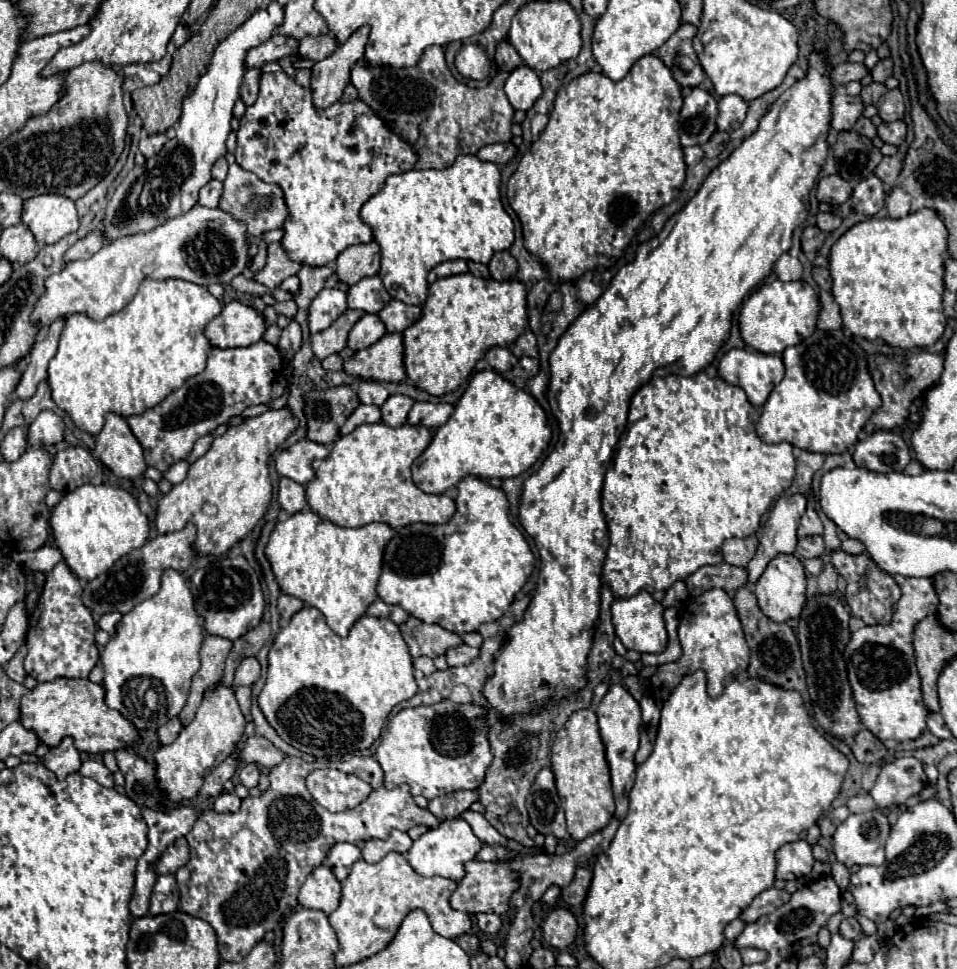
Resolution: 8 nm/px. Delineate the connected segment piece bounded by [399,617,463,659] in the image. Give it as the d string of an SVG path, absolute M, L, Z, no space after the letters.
M409 617L409 621L399 625L399 629L401 629L413 657L427 655L427 657L435 659L439 655L445 655L449 649L463 645L461 635L451 633L439 625L423 623L415 617Z

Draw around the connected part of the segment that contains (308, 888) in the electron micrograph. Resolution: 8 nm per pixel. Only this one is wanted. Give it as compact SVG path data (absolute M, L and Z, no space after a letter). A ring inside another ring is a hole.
M325 865L313 869L299 889L299 903L307 909L333 913L339 907L339 899L341 899L341 883Z

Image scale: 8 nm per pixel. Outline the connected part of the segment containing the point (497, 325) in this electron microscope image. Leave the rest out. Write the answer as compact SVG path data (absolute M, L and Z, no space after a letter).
M461 273L451 277L441 277L429 287L427 301L423 305L423 317L415 321L415 325L403 331L403 345L405 345L405 371L407 377L423 391L431 395L445 395L455 391L473 371L475 363L485 355L491 347L509 347L515 339L527 329L527 289L523 281L509 279L509 281L495 281L475 277L473 273Z

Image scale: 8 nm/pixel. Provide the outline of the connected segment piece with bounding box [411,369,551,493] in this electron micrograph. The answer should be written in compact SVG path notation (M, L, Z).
M485 369L473 375L455 413L441 425L429 447L413 463L413 481L425 493L445 493L463 477L509 479L527 471L547 449L551 427L543 407L523 389L517 389L503 375Z

